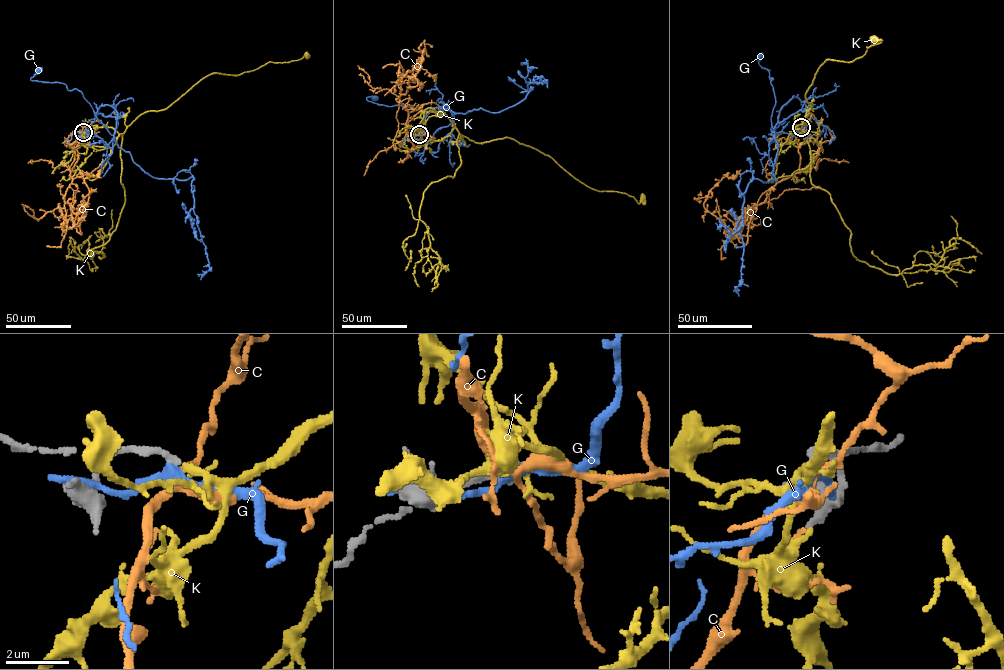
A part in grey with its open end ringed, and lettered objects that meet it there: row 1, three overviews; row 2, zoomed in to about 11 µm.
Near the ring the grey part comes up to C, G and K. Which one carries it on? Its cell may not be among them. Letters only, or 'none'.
K

